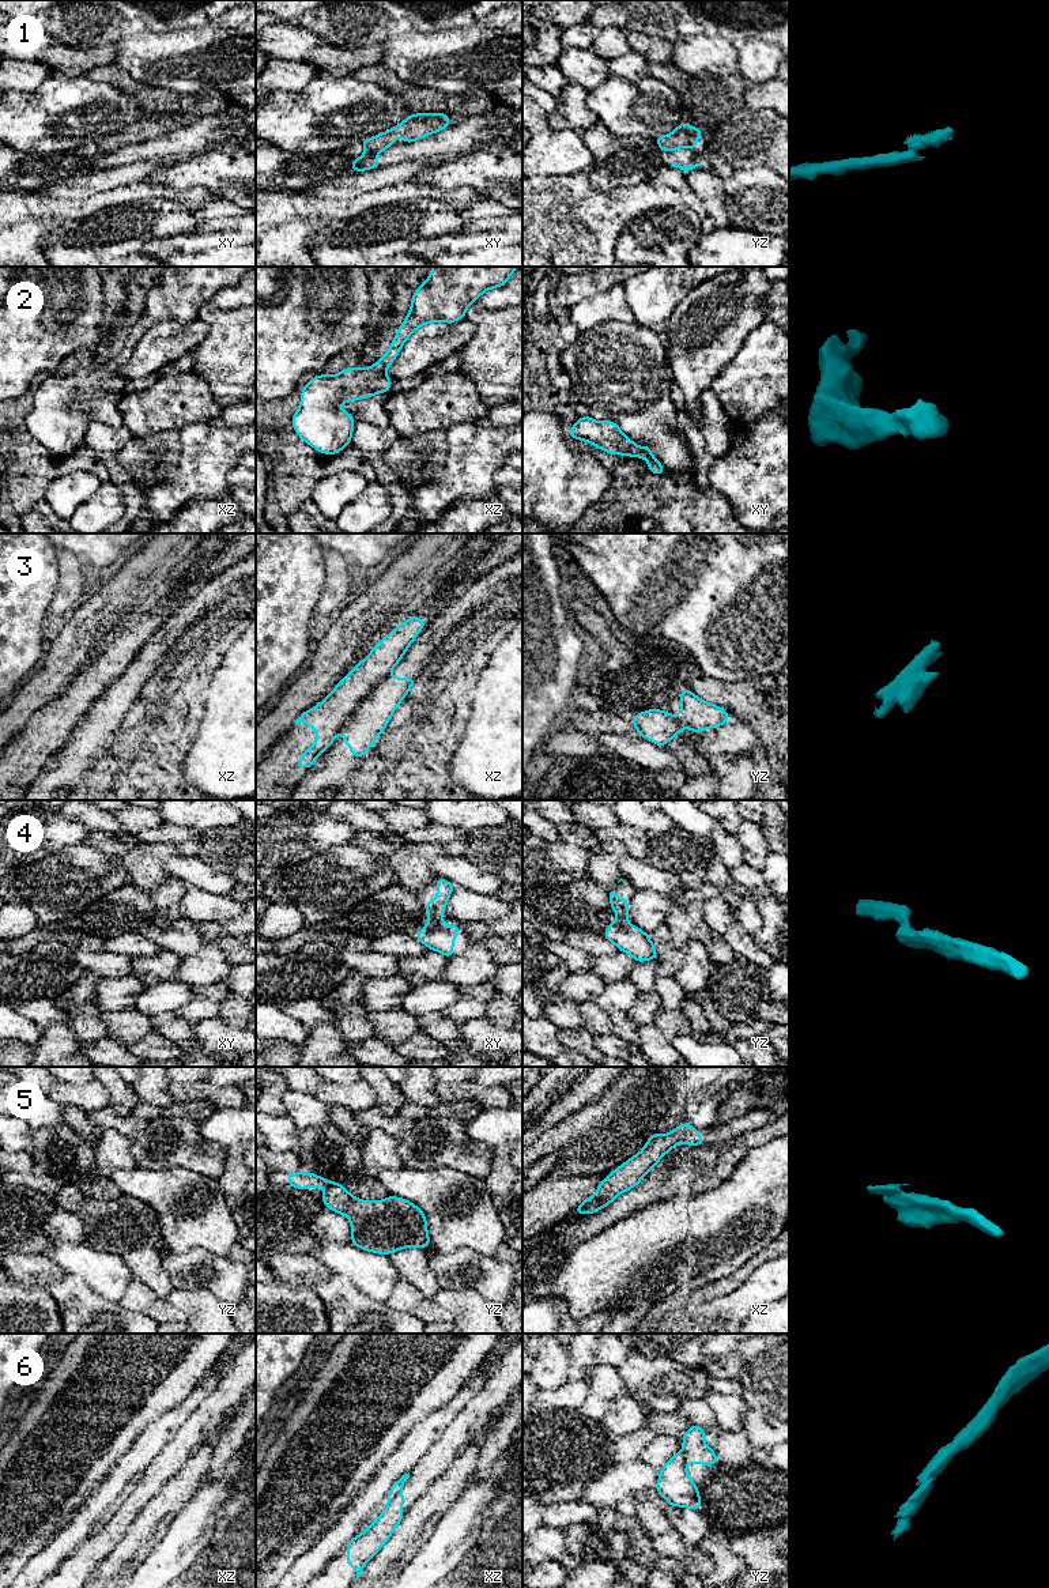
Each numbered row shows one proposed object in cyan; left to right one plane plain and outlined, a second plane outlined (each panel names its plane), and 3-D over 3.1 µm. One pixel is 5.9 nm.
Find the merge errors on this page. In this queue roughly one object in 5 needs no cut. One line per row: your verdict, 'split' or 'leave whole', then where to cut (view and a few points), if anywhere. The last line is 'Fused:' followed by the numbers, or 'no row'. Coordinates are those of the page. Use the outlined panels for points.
1: split | xy (381, 150), (366, 153)
2: leave whole | no cut
3: split | xz (389, 672), (372, 689), (339, 728)
4: split | xy (438, 916), (431, 919)
5: split | yz (332, 1183), (325, 1191)
6: split | yz (680, 1452), (686, 1463)
Fused: 1, 3, 4, 5, 6

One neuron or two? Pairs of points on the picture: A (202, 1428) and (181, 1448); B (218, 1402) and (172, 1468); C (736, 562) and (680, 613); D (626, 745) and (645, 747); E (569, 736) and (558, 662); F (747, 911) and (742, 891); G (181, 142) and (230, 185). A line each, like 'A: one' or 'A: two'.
A: one
B: one
C: one
D: one
E: two
F: one
G: two

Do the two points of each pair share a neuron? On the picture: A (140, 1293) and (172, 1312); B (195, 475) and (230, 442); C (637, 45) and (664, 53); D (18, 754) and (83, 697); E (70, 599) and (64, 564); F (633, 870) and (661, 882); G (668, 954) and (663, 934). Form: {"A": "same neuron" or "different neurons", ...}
{"A": "same neuron", "B": "same neuron", "C": "same neuron", "D": "same neuron", "E": "same neuron", "F": "same neuron", "G": "same neuron"}

